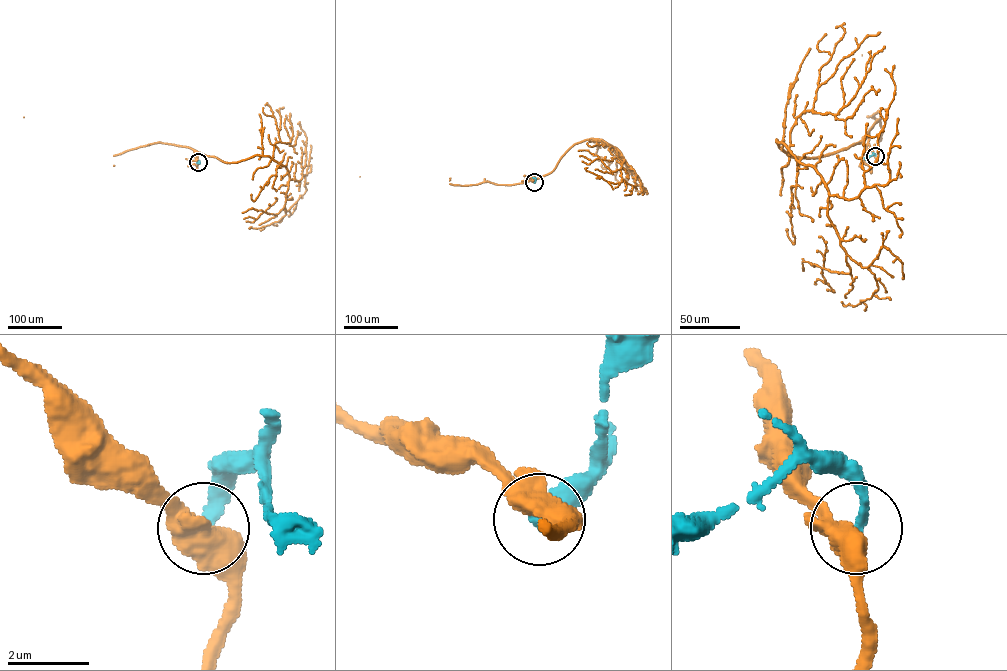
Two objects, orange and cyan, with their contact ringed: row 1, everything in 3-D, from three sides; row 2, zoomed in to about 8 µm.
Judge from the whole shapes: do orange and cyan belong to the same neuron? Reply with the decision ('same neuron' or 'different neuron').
different neuron

